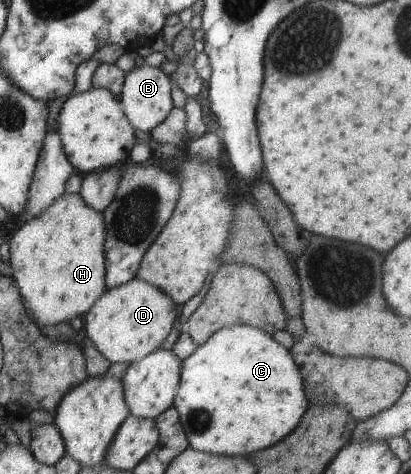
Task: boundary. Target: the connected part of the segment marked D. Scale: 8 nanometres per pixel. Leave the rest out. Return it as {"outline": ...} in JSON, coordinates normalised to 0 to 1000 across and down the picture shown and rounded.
{"outline":[[[333,584],[255,610],[200,665],[209,709],[270,768],[321,766],[375,741],[414,703],[436,648],[380,603]]]}

